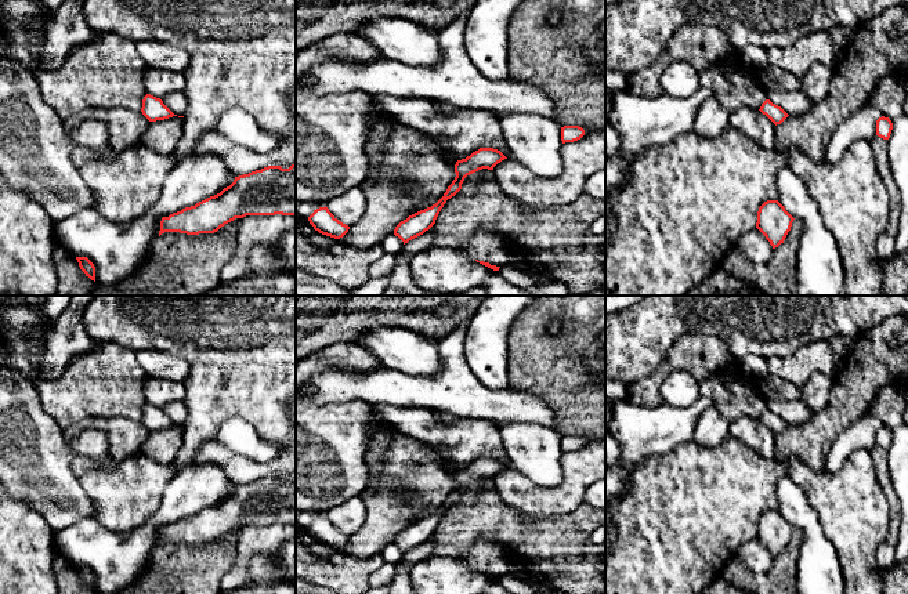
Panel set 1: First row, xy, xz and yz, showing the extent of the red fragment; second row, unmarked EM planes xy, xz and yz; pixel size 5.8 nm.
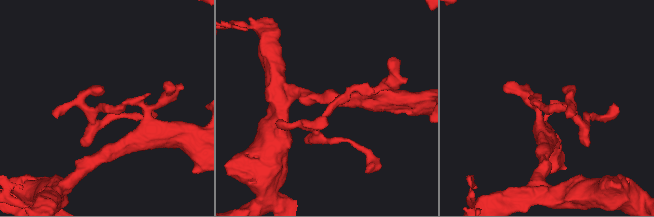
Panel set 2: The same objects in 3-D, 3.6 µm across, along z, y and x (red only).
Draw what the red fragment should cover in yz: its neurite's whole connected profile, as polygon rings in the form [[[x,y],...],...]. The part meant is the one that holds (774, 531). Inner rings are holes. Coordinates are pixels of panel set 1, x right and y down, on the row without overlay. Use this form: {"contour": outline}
{"contour": [[[767,510],[759,517],[756,537],[775,558],[784,553],[793,529],[778,510]]]}

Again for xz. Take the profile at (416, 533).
{"contour": [[[480,457],[466,468],[457,470],[455,474],[456,486],[448,496],[444,506],[431,517],[420,519],[409,525],[406,529],[401,530],[395,536],[394,544],[398,546],[404,551],[404,554],[423,544],[435,533],[435,529],[446,510],[455,506],[462,499],[462,493],[467,485],[482,478],[493,479],[493,477],[504,468],[507,467],[498,459]]]}

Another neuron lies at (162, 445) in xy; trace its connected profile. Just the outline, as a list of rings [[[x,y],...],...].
[[[178,425],[151,431],[141,452],[152,460],[170,464],[182,446],[182,434],[184,428]]]

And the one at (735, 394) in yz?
[[[735,362],[699,380],[699,392],[713,401],[719,413],[730,423],[748,416],[760,419],[767,409],[760,391],[760,379],[746,374]]]

